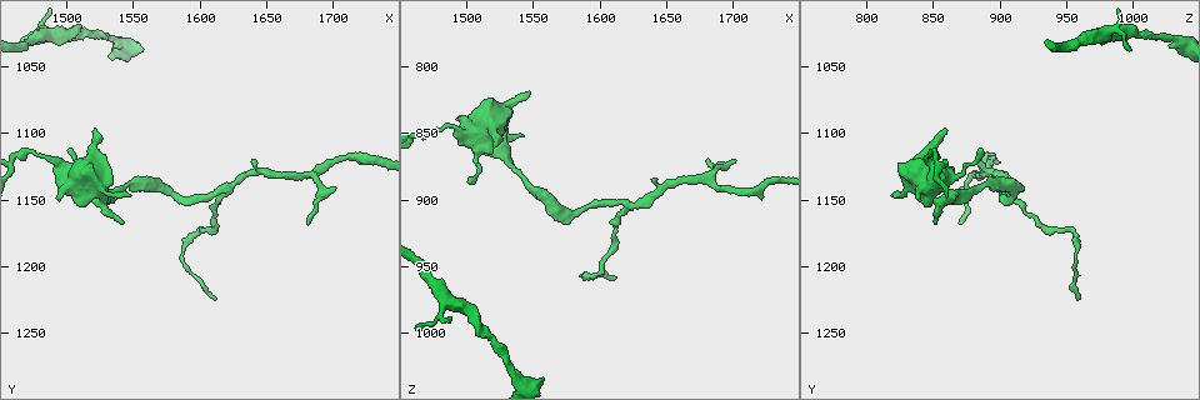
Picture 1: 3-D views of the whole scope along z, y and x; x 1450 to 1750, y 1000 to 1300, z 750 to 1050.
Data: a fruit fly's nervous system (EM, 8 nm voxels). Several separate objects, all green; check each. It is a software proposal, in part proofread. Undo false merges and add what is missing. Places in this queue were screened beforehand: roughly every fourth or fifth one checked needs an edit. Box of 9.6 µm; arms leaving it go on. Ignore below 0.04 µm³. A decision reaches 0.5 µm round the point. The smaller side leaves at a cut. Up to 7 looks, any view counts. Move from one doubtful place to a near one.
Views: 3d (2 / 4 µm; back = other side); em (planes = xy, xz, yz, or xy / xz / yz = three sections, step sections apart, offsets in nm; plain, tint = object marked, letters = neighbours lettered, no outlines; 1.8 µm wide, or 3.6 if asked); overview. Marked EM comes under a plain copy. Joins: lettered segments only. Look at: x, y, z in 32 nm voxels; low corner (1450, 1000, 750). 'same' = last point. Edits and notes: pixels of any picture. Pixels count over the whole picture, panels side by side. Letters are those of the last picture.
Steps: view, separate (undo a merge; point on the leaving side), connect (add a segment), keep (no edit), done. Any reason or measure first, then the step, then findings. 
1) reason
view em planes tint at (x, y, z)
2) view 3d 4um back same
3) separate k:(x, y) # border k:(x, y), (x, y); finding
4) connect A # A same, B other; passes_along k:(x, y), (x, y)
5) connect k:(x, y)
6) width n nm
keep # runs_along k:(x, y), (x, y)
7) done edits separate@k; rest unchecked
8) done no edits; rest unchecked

view 3d 2um at (1622, 1142, 906)

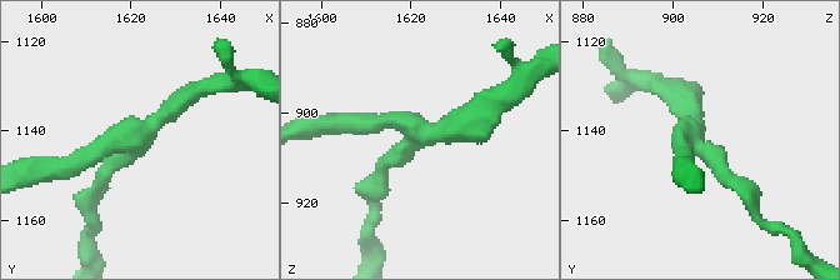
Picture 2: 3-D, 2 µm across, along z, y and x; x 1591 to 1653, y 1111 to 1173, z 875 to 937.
need the tissue
view em 3.6um planes letters at (1620, 1142, 903)

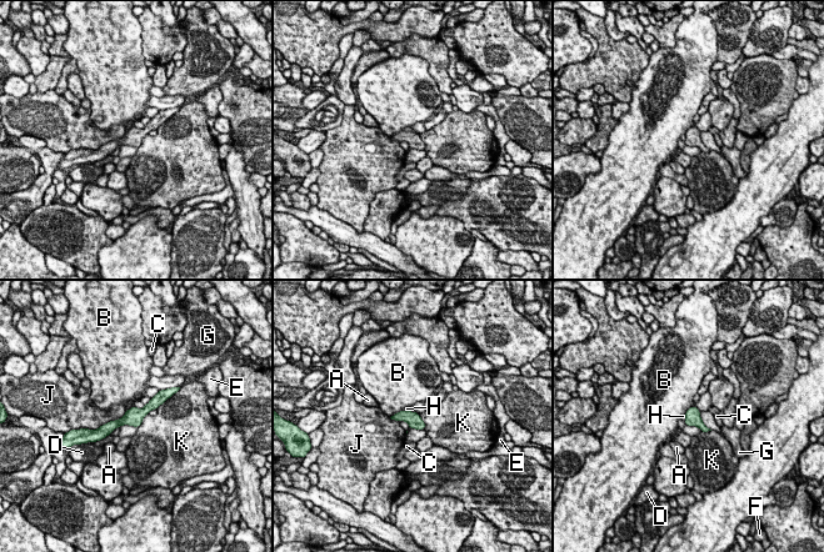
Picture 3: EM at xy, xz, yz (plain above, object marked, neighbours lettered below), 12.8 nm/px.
keep # A other, B other, C other, D other, E other, F other, G other, H other, J other, K other; border 3:(403, 410), (410, 410), (419, 415); continuous, no second neuron

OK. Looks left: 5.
an open end
view 3d 2um at (1522, 1096, 860)

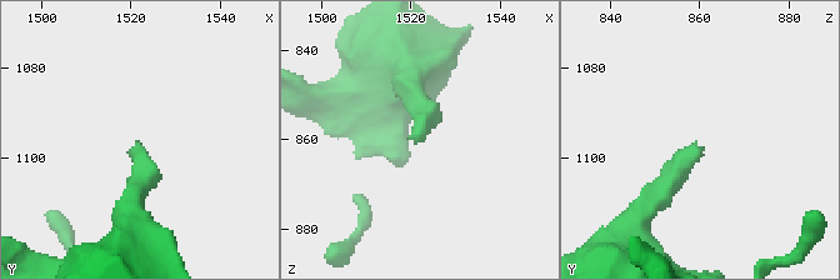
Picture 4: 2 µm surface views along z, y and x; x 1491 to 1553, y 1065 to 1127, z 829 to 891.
view em planes letters at (1520, 1098, 860)

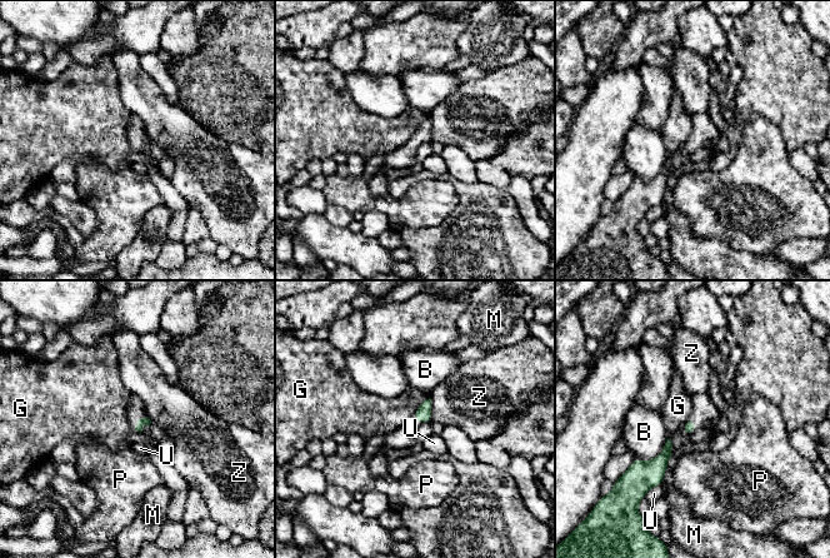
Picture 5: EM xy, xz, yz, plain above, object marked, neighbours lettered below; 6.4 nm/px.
longest_contact B 240 nm
keep # B other, G other, M other, P other, U other, Z other; none of them fits

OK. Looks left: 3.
calibre changes
view em yz step 4 tint at (1536, 1032, 1036)

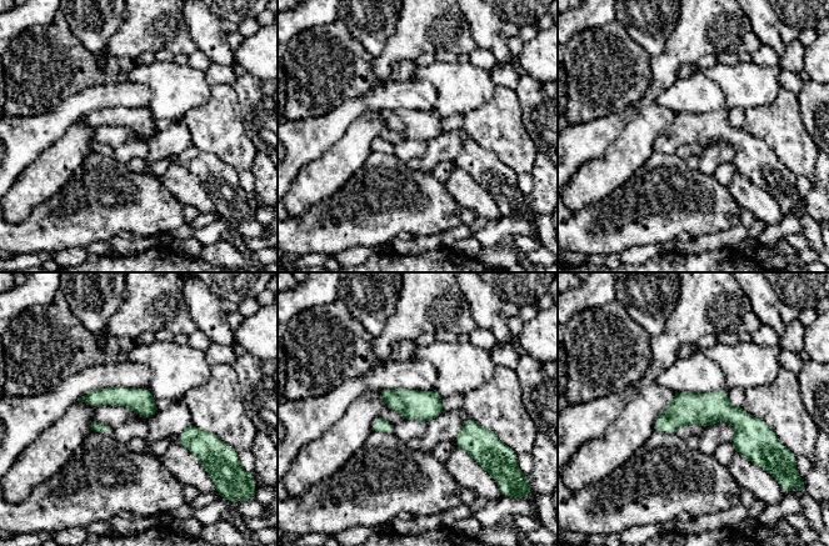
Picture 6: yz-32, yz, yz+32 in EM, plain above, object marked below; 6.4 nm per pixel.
view em planes letters same

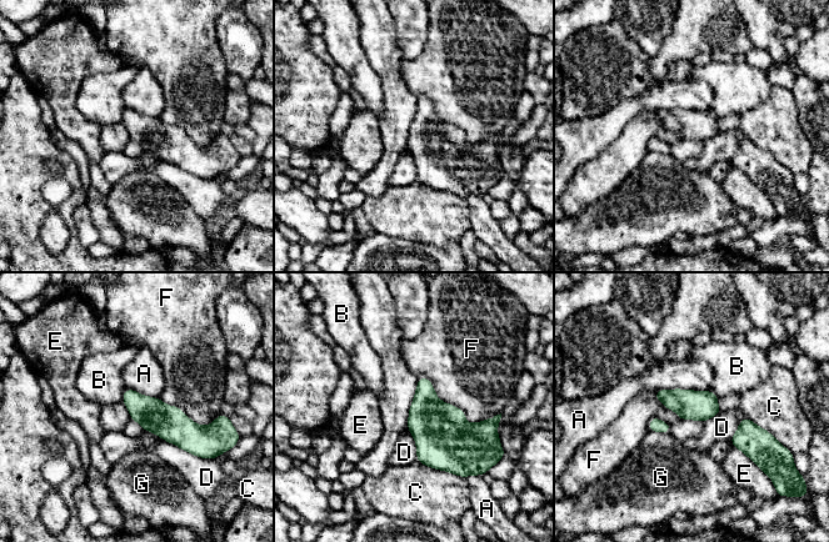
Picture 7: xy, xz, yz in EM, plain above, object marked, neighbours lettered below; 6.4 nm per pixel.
longest_contact F 600 nm
keep # A other, B other, C other, D other, E other, F other, G other; runs_along 7:(125, 396), (181, 431), (206, 431); one neuron here

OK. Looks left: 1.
done no edits; rest unchecked

